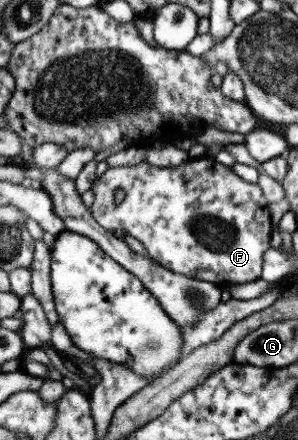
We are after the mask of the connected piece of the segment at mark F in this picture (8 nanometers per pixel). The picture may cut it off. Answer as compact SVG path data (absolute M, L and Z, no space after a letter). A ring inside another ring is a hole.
M205 156L188 159L176 168L156 168L145 161L139 164L132 164L131 166L107 168L101 177L93 180L91 190L94 197L93 203L88 208L88 212L93 220L95 220L99 226L102 226L101 228L103 228L103 230L109 232L109 234L113 234L113 231L121 232L142 243L149 257L156 263L159 263L163 268L189 278L213 283L215 286L223 286L226 283L245 284L260 278L262 257L269 248L269 238L271 237L271 232L273 232L273 226L269 218L268 204L261 190L257 187L257 184L249 184L239 179L237 174L233 173L229 167L217 162L215 158ZM116 194L122 194L119 202L116 202Z

